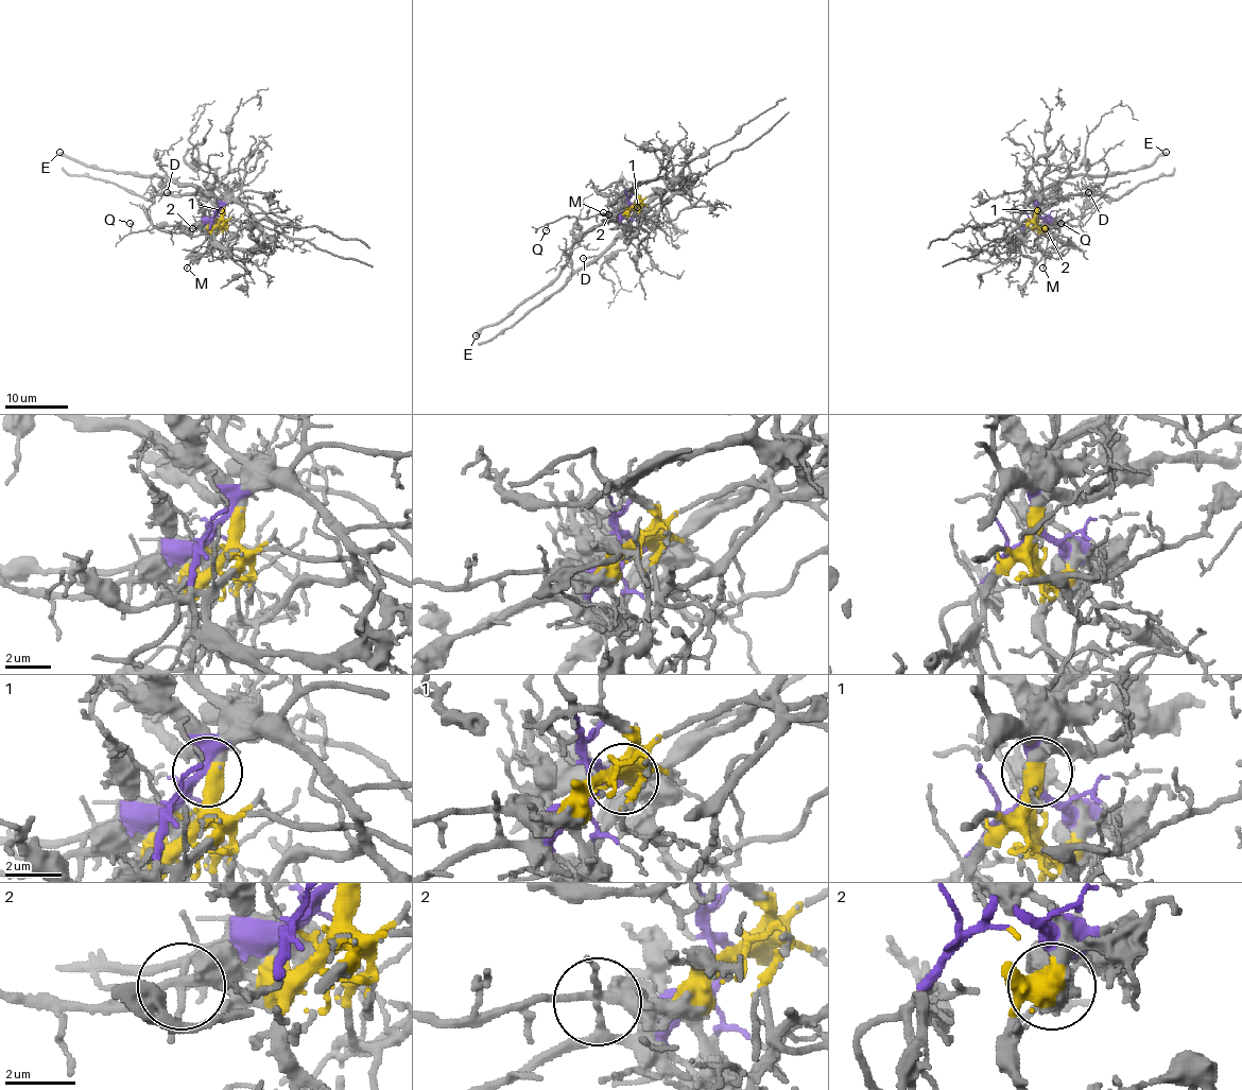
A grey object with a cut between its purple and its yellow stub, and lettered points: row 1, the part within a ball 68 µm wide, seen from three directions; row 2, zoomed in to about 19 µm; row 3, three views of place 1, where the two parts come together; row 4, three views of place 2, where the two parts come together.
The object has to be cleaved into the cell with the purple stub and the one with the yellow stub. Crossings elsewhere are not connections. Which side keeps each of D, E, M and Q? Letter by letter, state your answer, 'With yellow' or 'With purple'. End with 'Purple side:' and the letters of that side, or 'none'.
D: With yellow
E: With purple
M: With yellow
Q: With yellow
Purple side: E

